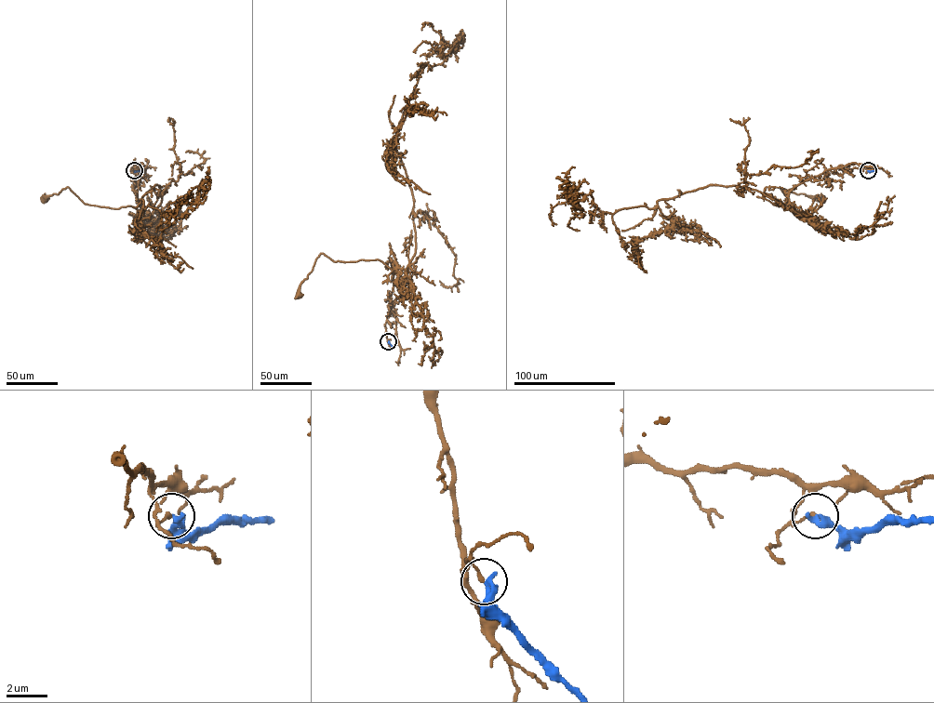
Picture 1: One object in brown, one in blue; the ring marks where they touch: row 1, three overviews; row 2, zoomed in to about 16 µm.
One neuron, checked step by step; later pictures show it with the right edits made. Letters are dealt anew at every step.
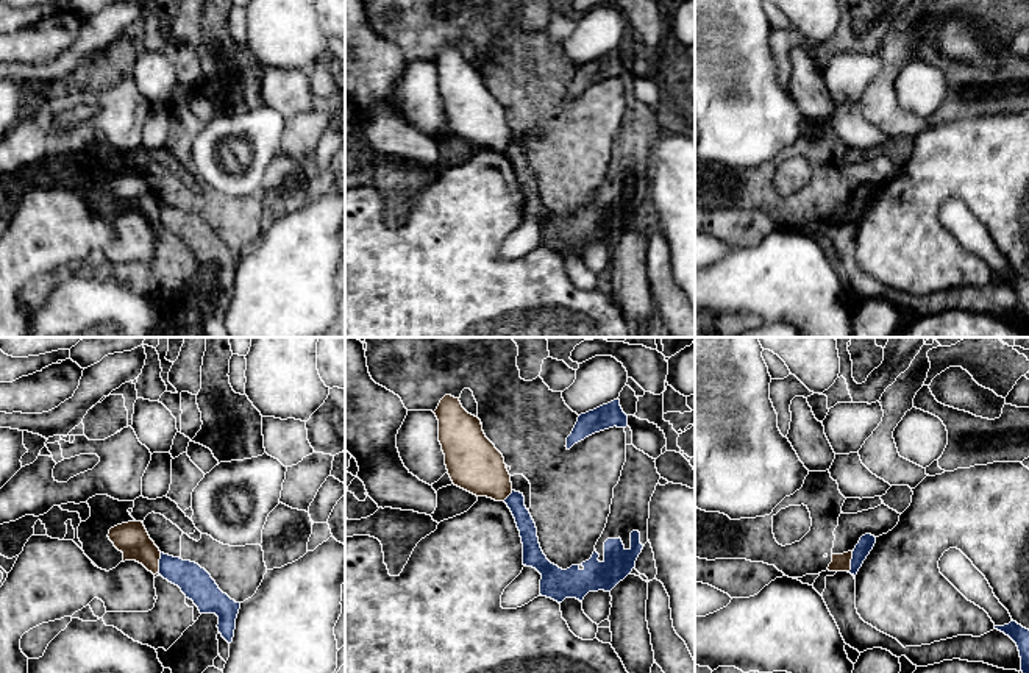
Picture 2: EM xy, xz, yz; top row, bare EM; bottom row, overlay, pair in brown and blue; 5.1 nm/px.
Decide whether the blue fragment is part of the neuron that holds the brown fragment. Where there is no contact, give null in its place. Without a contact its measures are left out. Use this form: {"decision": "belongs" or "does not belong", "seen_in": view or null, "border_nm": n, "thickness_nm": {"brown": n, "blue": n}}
{"decision": "does not belong", "seen_in": "yz", "border_nm": 110, "thickness_nm": {"brown": 100, "blue": 80}}

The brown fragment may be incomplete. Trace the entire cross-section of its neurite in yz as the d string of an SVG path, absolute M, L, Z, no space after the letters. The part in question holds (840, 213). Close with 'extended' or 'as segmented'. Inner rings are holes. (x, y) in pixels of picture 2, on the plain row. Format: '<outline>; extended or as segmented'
M853 201L843 205L832 205L832 212L829 214L829 222L849 222L851 220Z; as segmented

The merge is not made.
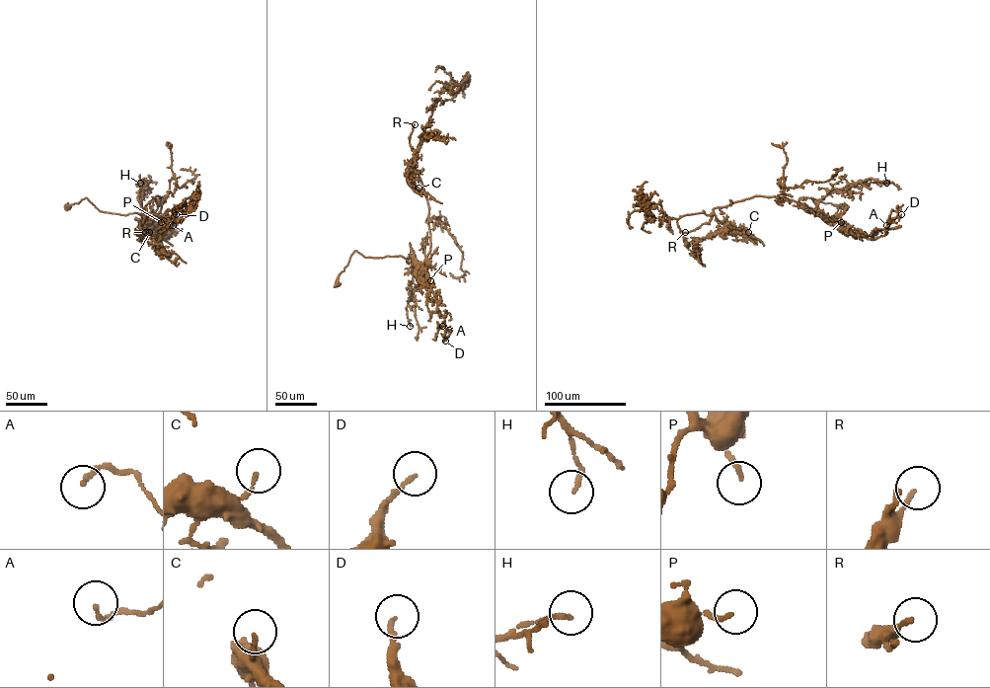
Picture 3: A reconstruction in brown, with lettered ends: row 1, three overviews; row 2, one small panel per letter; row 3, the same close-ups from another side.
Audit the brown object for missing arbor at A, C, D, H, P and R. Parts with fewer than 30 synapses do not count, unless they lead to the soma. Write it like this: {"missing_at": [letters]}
{"missing_at": []}

